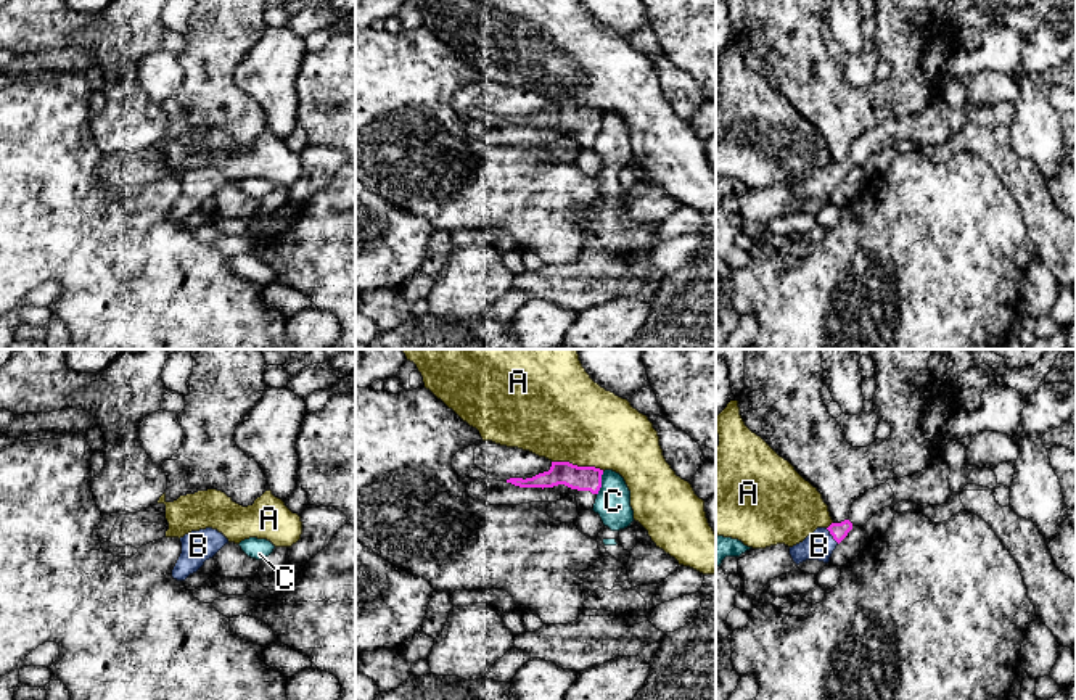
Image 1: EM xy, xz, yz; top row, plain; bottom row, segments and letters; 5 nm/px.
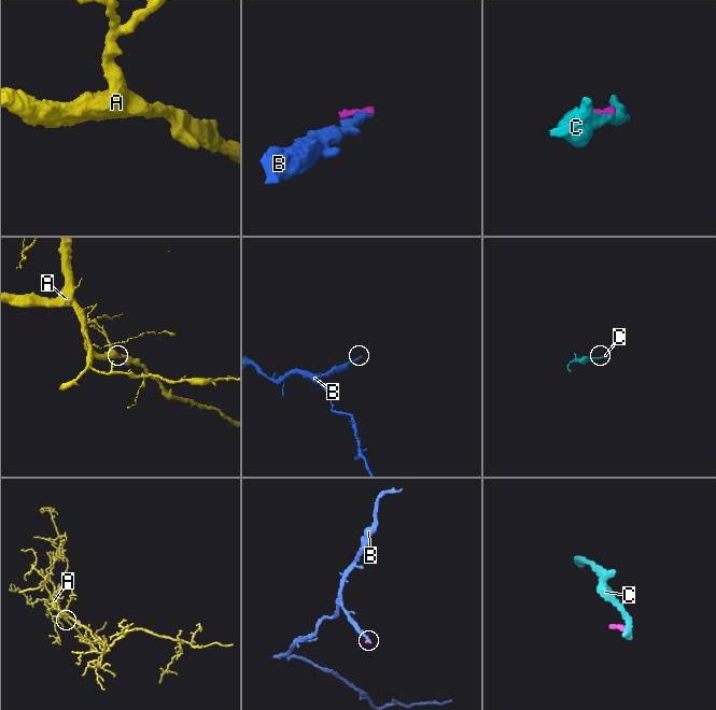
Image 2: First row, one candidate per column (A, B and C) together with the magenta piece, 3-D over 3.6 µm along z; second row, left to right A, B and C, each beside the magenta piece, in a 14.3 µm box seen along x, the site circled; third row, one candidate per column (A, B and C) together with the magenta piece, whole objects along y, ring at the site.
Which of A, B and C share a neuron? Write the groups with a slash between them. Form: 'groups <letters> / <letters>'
groups A / B / C

